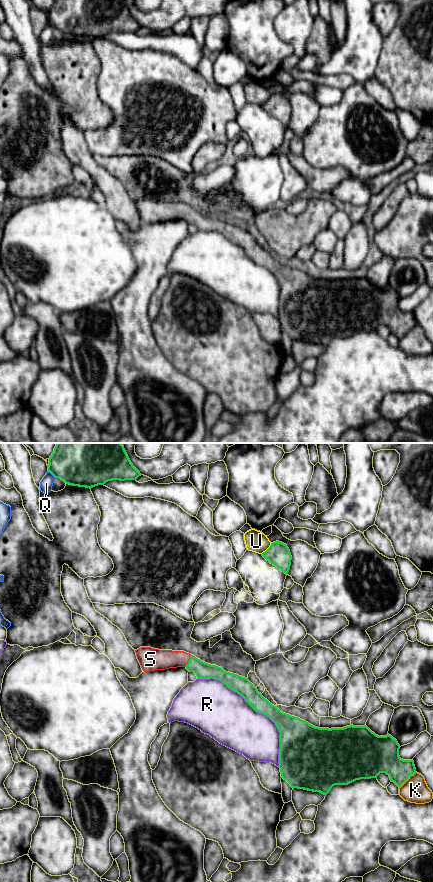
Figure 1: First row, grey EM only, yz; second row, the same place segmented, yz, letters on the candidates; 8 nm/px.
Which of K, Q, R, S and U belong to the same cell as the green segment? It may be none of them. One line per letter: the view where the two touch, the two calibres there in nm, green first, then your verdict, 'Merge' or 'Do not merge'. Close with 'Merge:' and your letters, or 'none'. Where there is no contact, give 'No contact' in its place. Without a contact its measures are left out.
K: Touches green in yz. Thickness 240 nm (green) against 200 nm. Do not merge
Q: Touches green in yz. Thickness 320 nm (green) against 100 nm. Do not merge
R: Touches green in yz. Thickness 150 nm (green) against 400 nm. Do not merge
S: Touches green in yz. Thickness 130 nm (green) against 160 nm. Merge
U: Touches green in yz. Thickness 190 nm (green) against 170 nm. Do not merge
Merge: S

